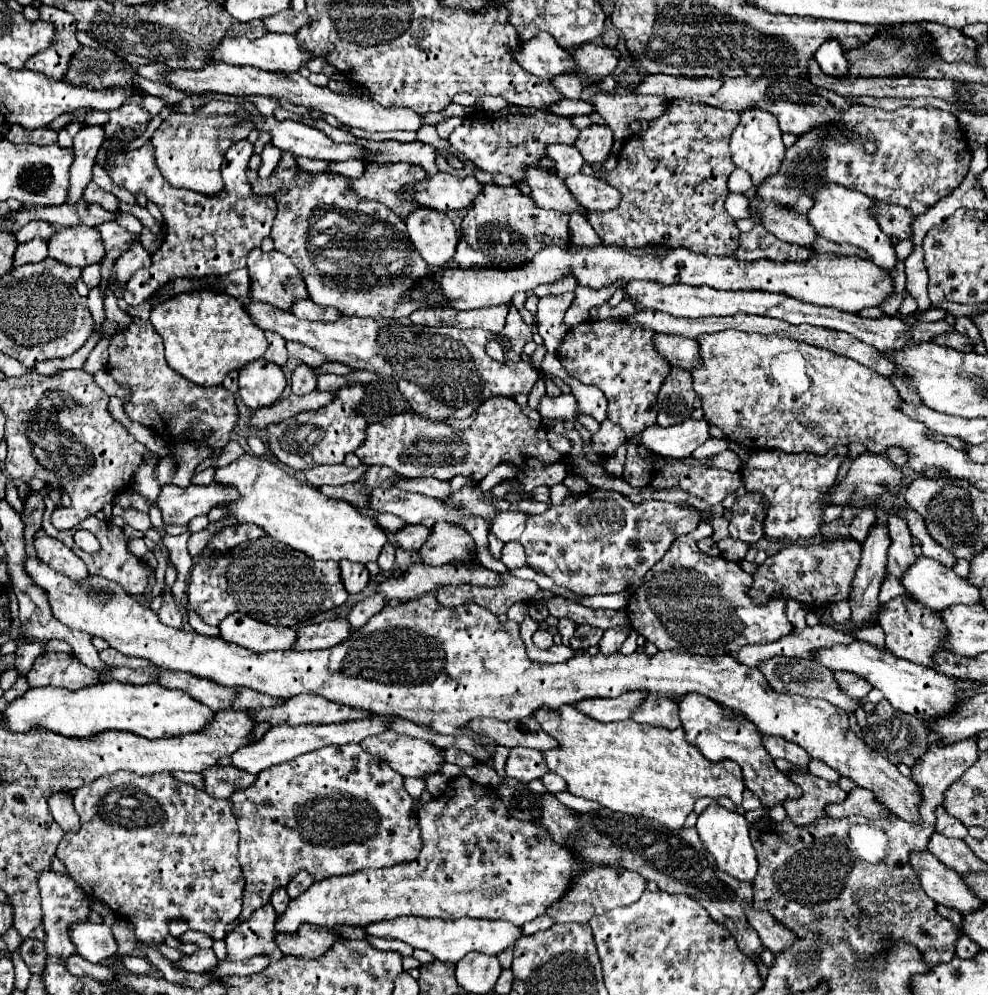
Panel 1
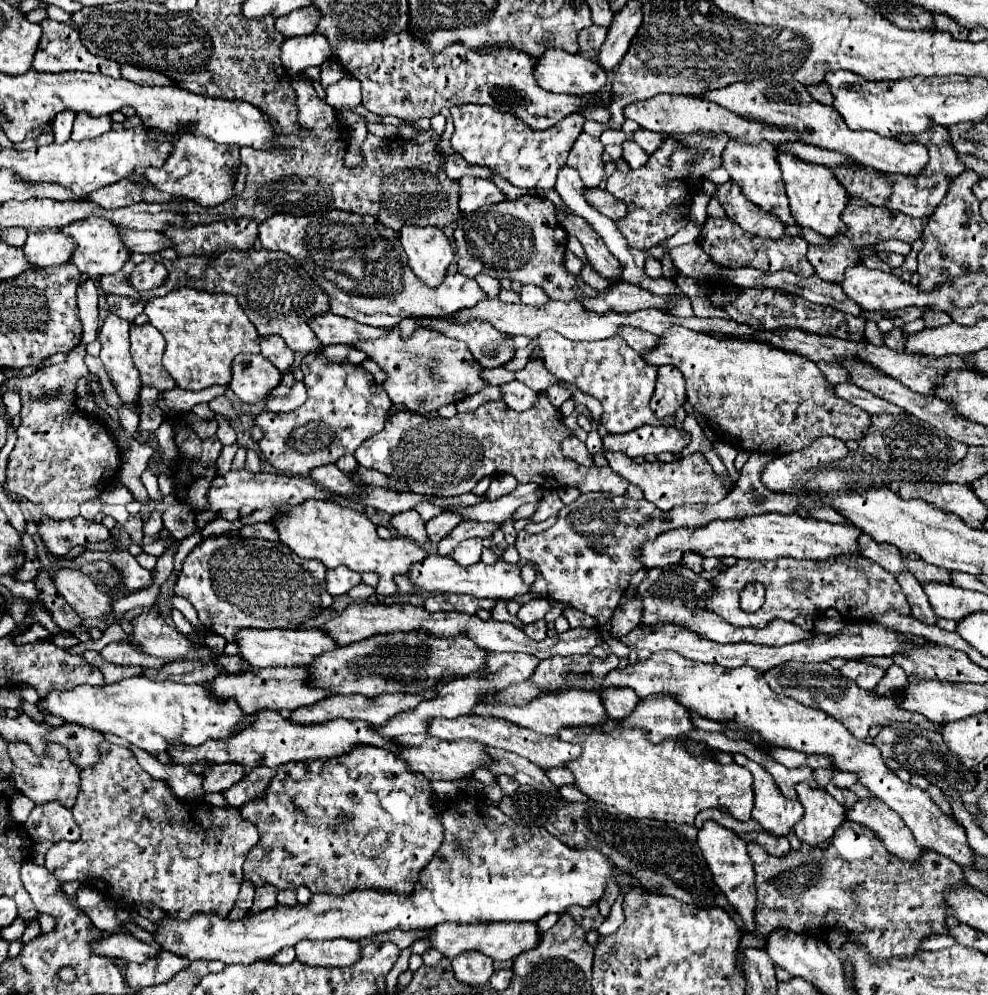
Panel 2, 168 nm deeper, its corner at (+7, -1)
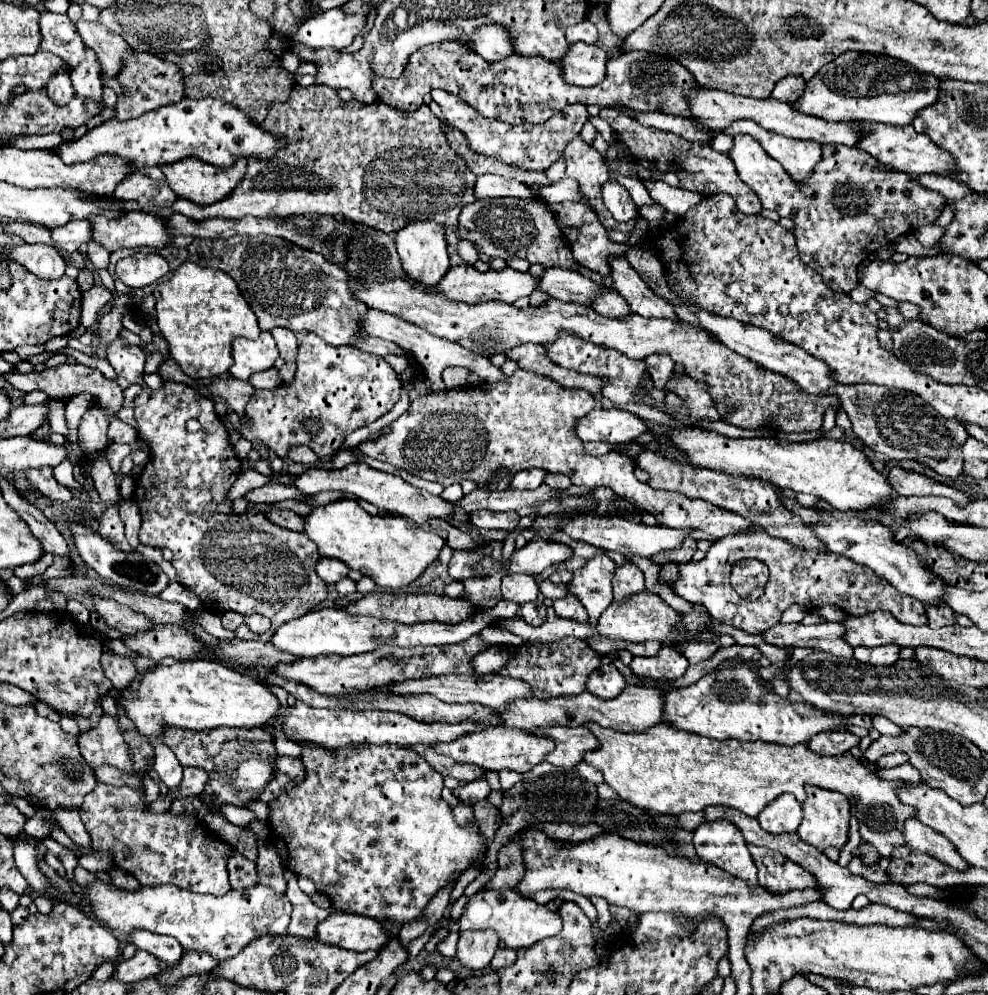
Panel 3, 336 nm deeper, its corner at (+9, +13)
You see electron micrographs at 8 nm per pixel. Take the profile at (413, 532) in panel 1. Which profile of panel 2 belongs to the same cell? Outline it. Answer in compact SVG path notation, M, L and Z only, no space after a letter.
M442 512L440 516L432 518L426 522L426 530L428 530L428 536L430 536L430 542L440 542L440 538L444 538L454 526L458 526L464 518L462 516L456 516L449 512Z

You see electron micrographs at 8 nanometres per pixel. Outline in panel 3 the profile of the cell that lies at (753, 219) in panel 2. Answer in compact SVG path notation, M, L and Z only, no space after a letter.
M602 108L600 110L600 118L606 120L616 134L620 134L622 142L628 144L634 160L642 162L644 166L662 170L662 172L664 170L674 170L678 174L678 178L680 178L680 186L682 188L696 190L696 192L702 192L702 194L726 192L726 194L730 194L736 200L738 210L742 214L760 214L762 204L760 204L758 196L740 180L732 160L726 154L714 152L712 148L706 148L706 146L700 148L698 144L686 142L686 140L682 140L682 138L678 138L678 136L674 136L670 132L646 128L646 126L638 124L634 118L618 114L614 108Z

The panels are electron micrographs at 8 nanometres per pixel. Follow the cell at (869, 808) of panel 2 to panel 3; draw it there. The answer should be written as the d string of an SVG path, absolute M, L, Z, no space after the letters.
M908 818L904 822L904 840L910 850L924 852L928 856L934 856L942 860L944 864L950 864L952 868L968 868L968 864L962 860L962 856L956 852L956 848L940 834L934 832L932 828L924 826L916 818Z

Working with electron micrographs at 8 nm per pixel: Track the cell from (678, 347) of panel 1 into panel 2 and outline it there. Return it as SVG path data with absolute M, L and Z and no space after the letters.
M622 326L620 330L616 330L616 334L620 338L624 338L628 342L628 346L634 348L636 352L644 352L658 342L658 338L654 334L648 334L646 330L636 330L632 326Z

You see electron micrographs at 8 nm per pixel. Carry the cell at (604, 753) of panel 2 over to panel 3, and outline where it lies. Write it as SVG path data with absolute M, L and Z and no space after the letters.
M586 724L592 734L598 738L600 746L596 750L590 750L584 754L584 762L594 766L598 772L602 772L604 782L626 802L636 804L638 808L658 812L658 814L682 814L682 812L698 812L708 806L728 806L744 812L746 816L758 816L760 810L778 798L784 792L790 792L798 798L798 802L804 800L804 784L814 784L828 790L838 790L846 796L854 794L858 796L858 822L862 832L862 842L872 844L880 856L890 858L894 846L902 846L902 820L914 816L914 808L902 804L896 796L896 788L902 786L902 782L888 782L876 776L876 770L872 770L868 764L860 764L852 754L838 754L838 756L820 756L806 748L806 744L798 746L780 746L770 742L740 742L740 740L710 740L706 736L690 734L686 730L680 730L672 724L658 724L650 728L650 732L642 734L624 734L616 730L600 728L598 724Z

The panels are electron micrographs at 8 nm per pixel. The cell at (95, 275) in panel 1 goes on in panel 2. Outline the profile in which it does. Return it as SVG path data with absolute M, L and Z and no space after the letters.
M86 280L78 288L78 308L84 326L82 344L90 344L98 338L100 330L100 312L98 312L98 288L94 280Z

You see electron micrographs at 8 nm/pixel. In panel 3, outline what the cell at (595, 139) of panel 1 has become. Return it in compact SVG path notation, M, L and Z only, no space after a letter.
M578 134L564 150L564 162L566 162L566 174L574 180L580 182L582 188L582 196L586 196L590 200L590 206L596 208L600 222L606 228L612 230L626 230L628 234L632 234L634 224L630 226L622 226L618 220L612 218L612 214L608 212L608 208L602 204L602 194L600 188L602 184L610 178L608 168L604 164L604 156L588 142L582 140L582 136Z

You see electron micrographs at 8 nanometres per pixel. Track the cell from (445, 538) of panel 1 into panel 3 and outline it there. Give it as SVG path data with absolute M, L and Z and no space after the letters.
M478 510L468 514L470 524L478 528L488 530L514 530L518 526L518 514L516 512L490 512L490 510Z

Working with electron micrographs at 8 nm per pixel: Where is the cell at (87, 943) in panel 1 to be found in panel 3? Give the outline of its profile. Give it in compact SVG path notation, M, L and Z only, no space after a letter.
M132 930L130 942L138 950L146 950L146 952L154 954L166 966L174 966L184 952L182 946L178 944L178 940L174 940L170 936L158 936L158 934L148 932L148 930Z

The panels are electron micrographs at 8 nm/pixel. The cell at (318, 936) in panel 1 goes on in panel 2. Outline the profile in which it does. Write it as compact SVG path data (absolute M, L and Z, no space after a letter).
M298 942L296 958L308 966L350 966L360 960L360 944L358 942Z

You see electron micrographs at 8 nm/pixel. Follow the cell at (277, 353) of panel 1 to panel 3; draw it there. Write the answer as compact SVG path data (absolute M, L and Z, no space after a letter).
M272 328L270 334L274 336L276 344L278 344L278 350L280 350L280 356L286 360L286 362L294 362L296 360L296 350L298 350L298 340L296 336L288 330L288 328Z

